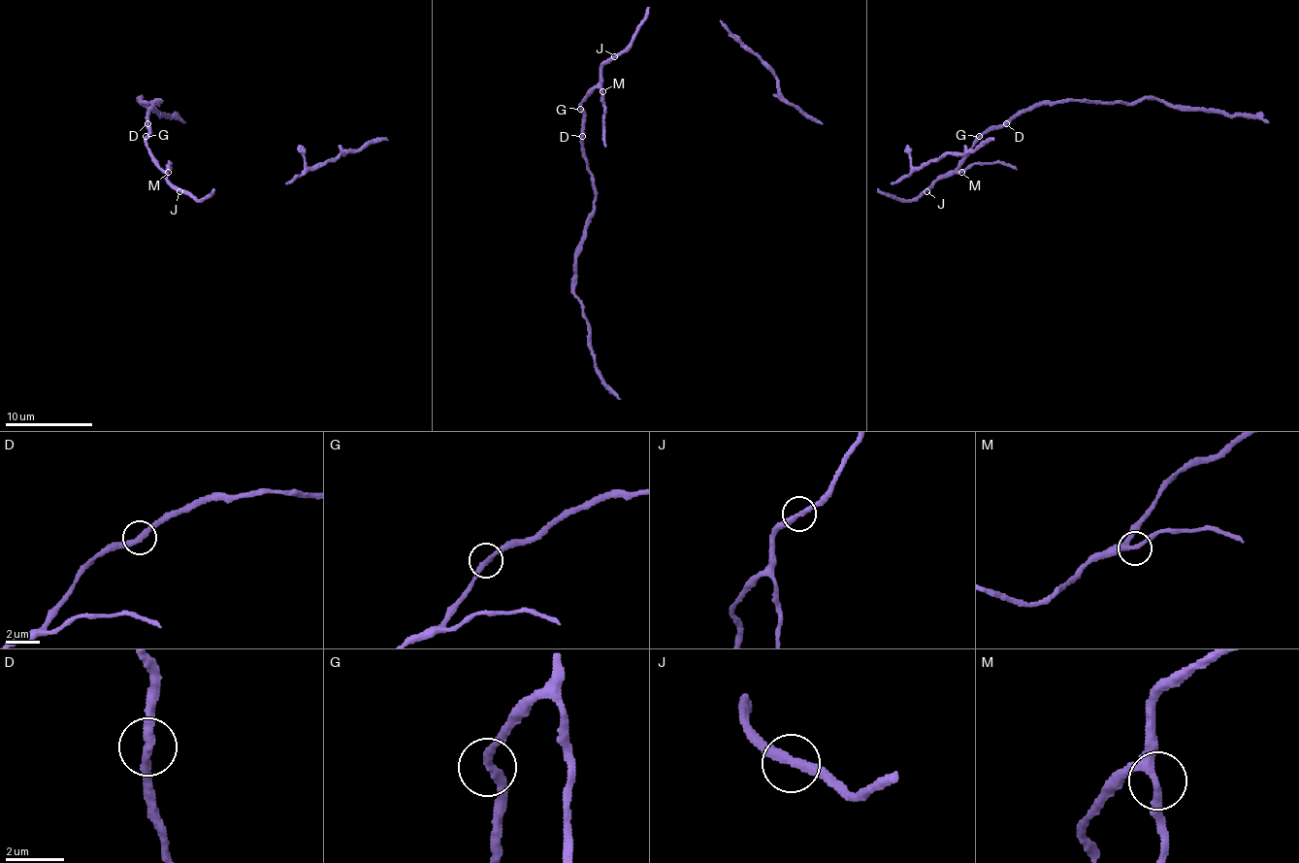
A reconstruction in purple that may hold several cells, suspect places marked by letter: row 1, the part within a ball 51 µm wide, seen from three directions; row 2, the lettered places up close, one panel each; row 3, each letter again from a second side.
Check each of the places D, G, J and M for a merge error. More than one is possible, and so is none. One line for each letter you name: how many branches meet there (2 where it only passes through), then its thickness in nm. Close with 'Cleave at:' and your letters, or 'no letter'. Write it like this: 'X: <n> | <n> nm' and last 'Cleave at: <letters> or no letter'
D: 2 | 320 nm
Cleave at: D

